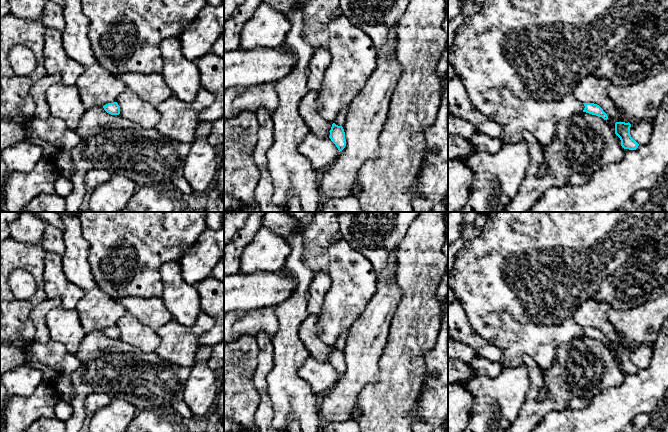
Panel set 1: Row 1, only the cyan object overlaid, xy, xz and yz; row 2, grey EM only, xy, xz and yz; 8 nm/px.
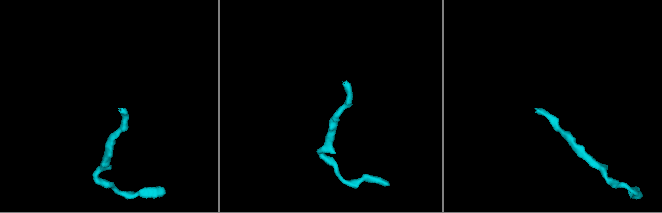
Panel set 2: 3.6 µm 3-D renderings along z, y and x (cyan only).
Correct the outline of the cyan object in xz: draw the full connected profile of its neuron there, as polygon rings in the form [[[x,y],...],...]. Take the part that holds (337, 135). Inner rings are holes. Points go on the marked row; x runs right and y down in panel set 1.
[[[344,15],[332,20],[328,25],[328,31],[331,63],[324,72],[323,81],[318,90],[318,104],[321,116],[332,124],[329,138],[340,152],[346,146],[346,139],[343,127],[335,124],[337,114],[344,105],[351,103],[375,71],[377,48],[370,37]]]

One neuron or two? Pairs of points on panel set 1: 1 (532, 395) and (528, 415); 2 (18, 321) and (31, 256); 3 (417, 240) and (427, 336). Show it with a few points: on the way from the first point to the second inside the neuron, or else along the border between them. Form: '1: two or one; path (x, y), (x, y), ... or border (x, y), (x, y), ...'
1: one; path (532, 400), (532, 410)
2: one; path (29, 305), (39, 295), (37, 272)
3: one; path (419, 264), (419, 312)

